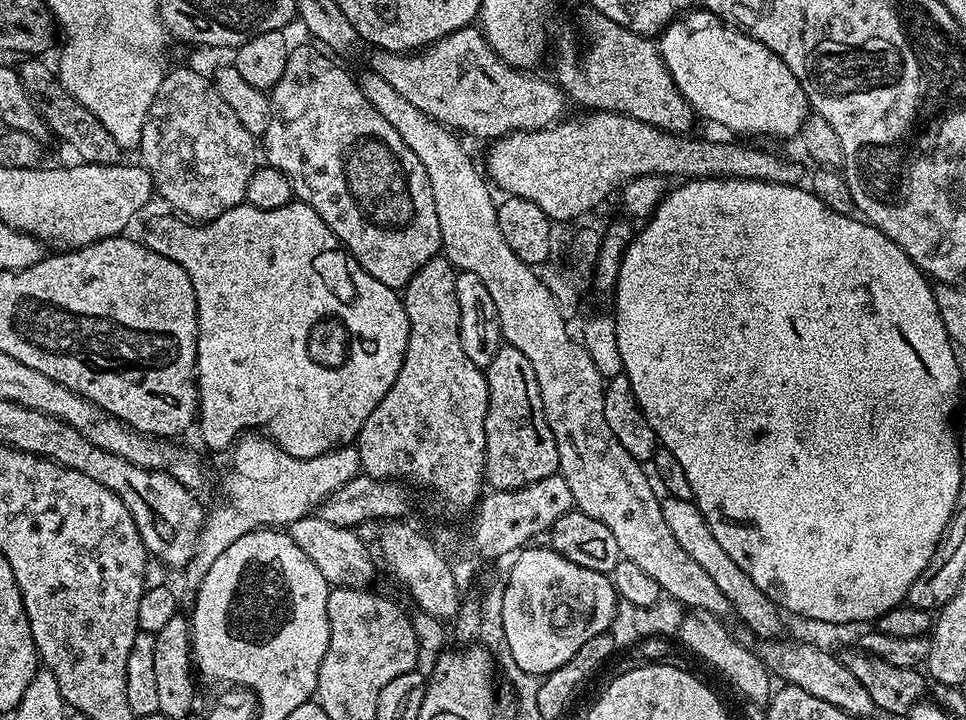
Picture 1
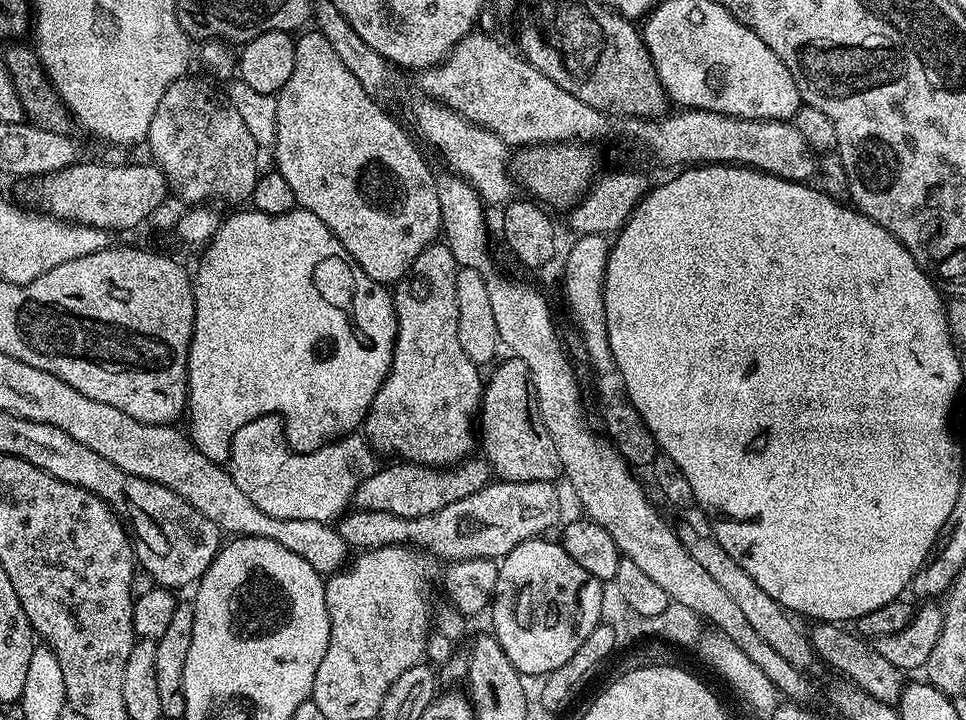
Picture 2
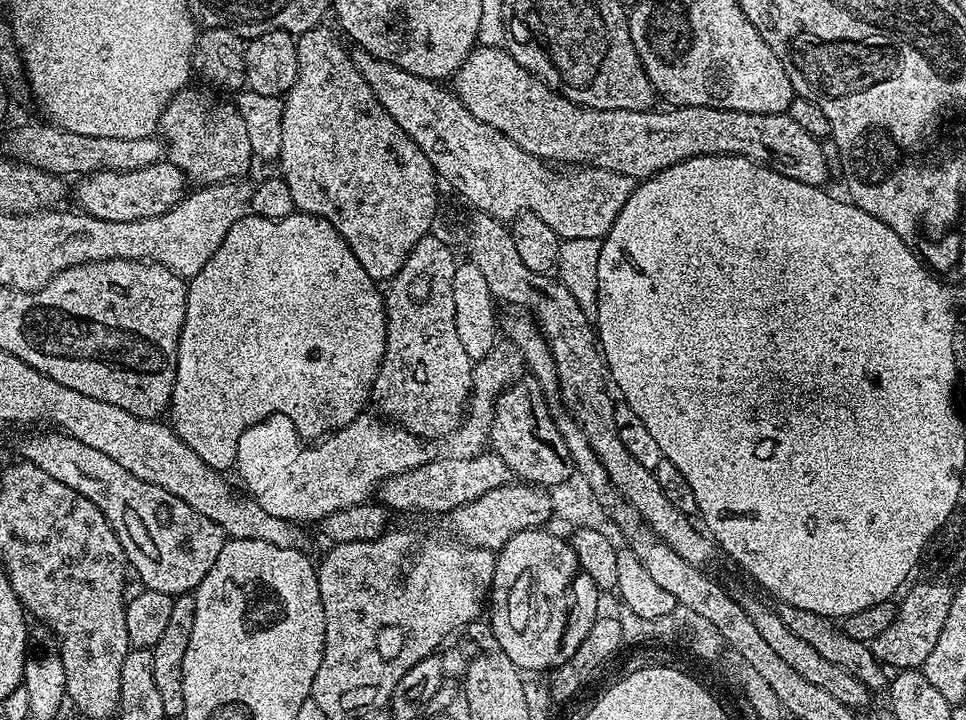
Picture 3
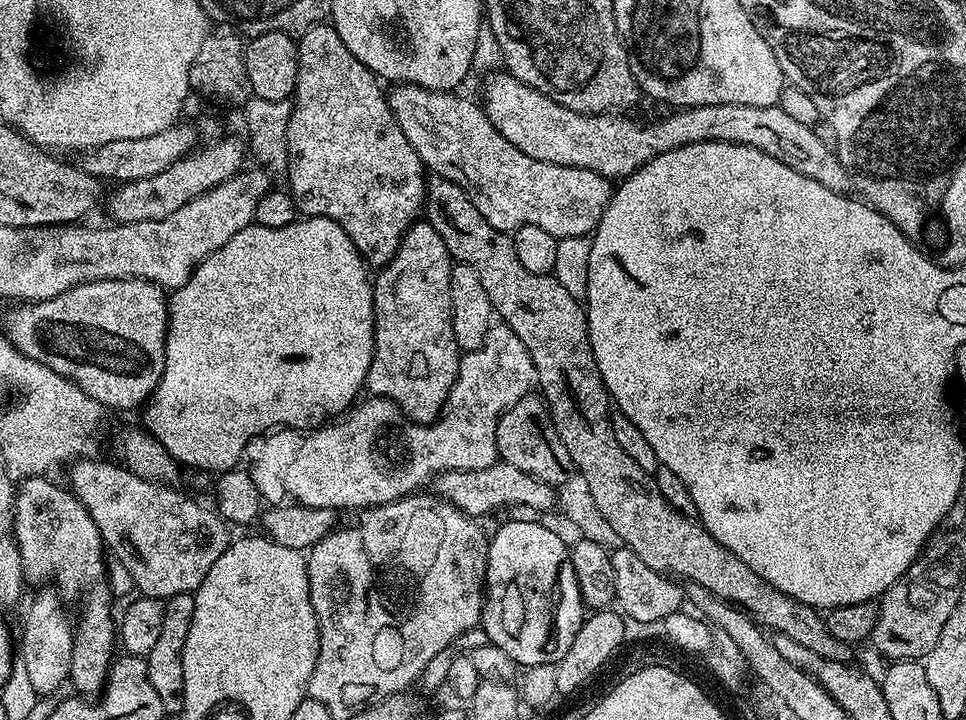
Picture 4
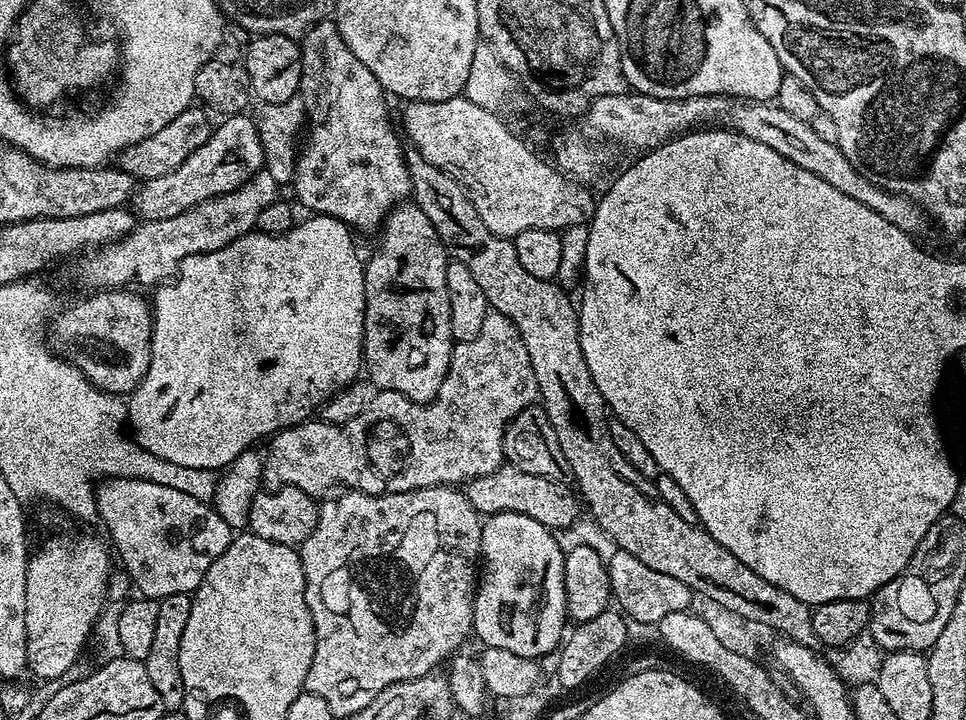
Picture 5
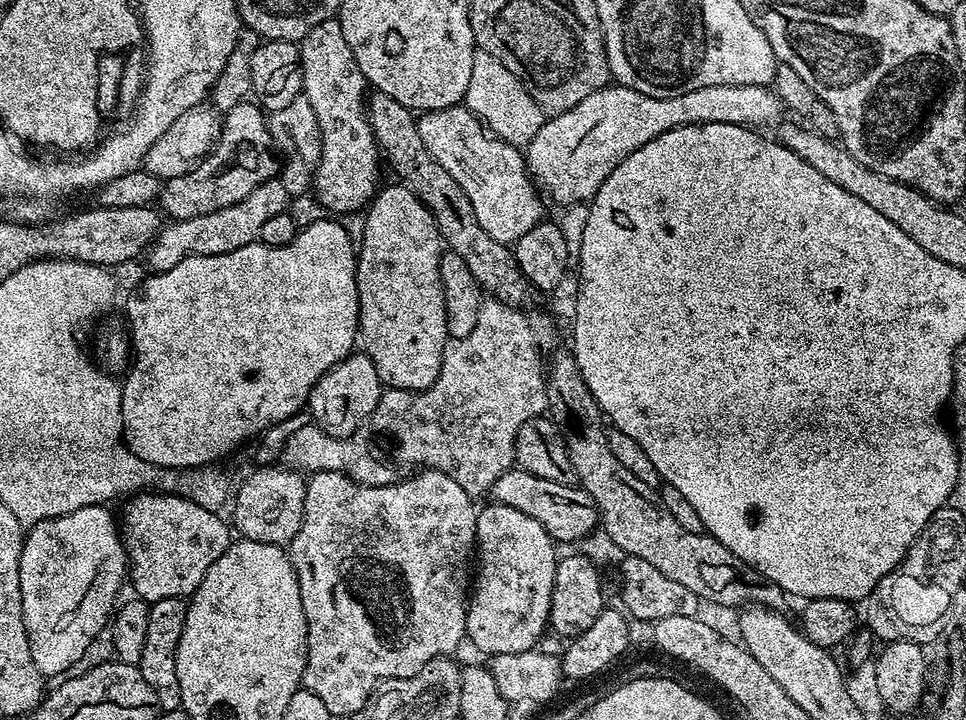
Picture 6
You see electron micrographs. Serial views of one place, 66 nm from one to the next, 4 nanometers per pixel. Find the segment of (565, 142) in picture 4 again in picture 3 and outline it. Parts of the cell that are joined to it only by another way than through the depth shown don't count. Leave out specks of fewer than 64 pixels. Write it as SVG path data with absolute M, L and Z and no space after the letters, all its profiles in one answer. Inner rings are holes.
M500 46L473 48L455 76L451 77L450 88L460 99L462 106L466 106L466 110L470 110L474 118L478 118L478 122L494 126L494 130L506 134L510 142L514 142L531 156L537 156L545 162L555 162L560 166L605 168L631 176L639 182L691 156L745 156L786 178L806 182L815 188L827 185L828 156L820 145L823 143L817 137L806 134L806 130L802 130L802 126L798 126L794 118L783 112L750 114L742 110L722 110L710 106L664 106L661 112L583 108L562 98L553 88L542 83L539 76L531 76Z

